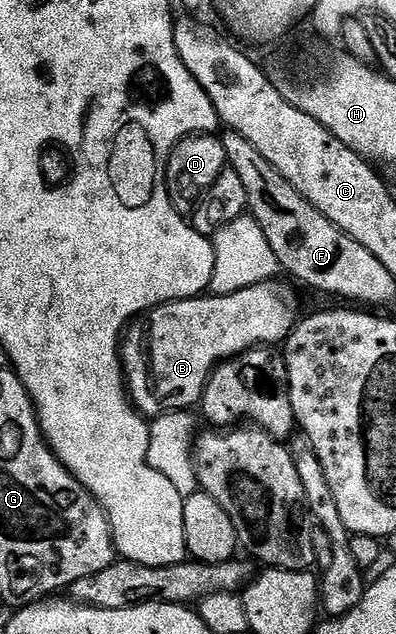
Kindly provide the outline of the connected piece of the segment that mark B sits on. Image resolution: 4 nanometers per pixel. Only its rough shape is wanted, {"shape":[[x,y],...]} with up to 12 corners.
{"shape":[[292,284],[204,293],[149,313],[121,347],[144,416],[202,400],[220,363],[286,344]]}

